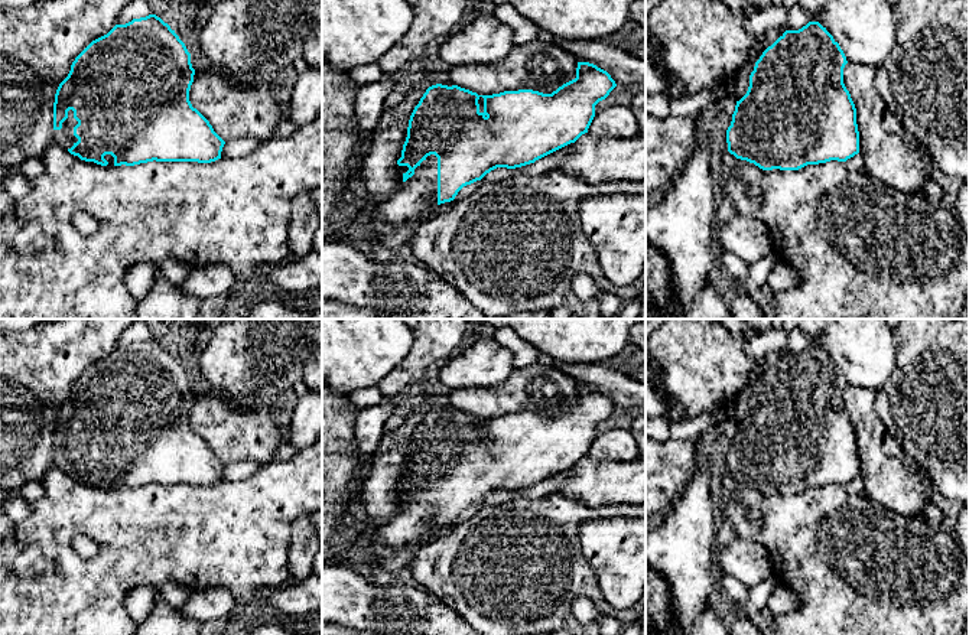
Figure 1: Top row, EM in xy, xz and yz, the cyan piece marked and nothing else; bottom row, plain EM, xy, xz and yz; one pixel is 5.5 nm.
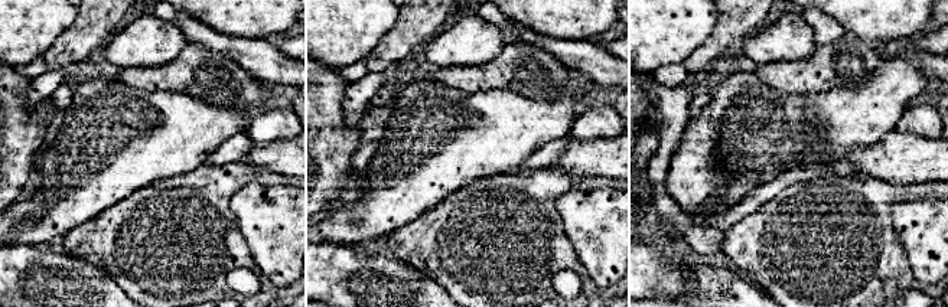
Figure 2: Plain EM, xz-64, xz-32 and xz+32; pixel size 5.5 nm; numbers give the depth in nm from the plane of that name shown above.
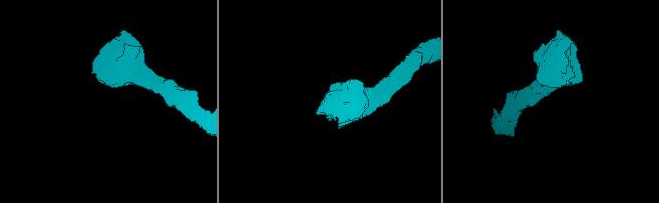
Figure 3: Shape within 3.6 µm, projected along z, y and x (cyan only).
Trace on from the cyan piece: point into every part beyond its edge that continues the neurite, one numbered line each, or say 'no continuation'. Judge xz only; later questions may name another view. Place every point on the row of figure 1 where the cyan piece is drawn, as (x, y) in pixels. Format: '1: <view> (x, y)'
1: xz (416, 198)

